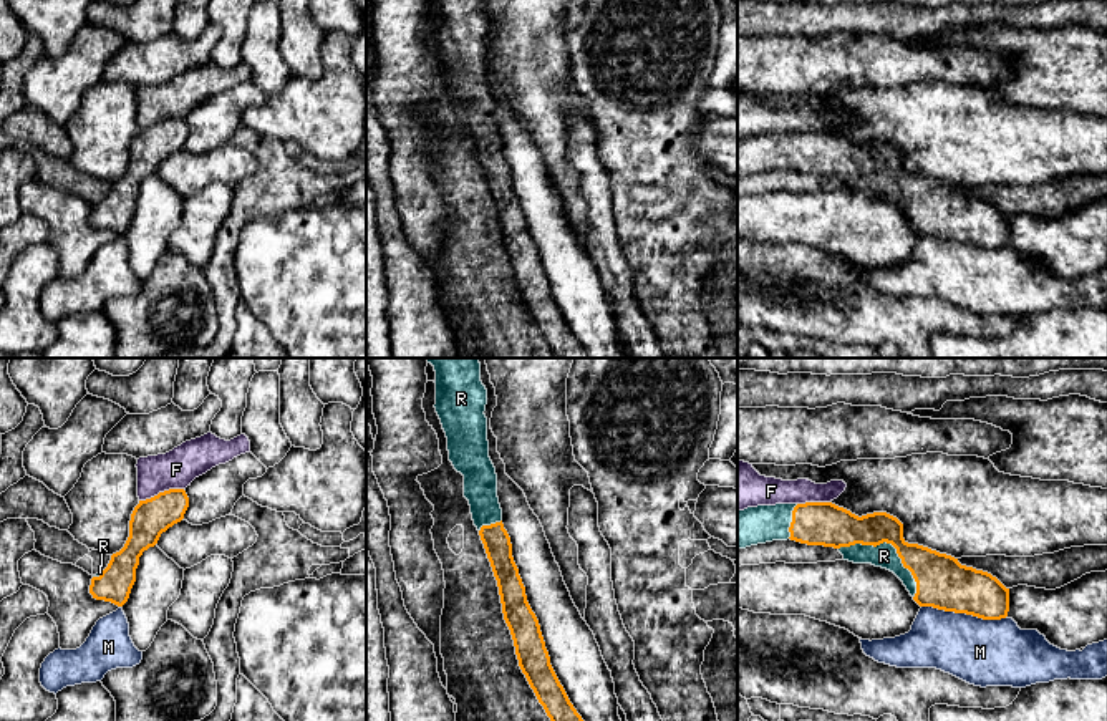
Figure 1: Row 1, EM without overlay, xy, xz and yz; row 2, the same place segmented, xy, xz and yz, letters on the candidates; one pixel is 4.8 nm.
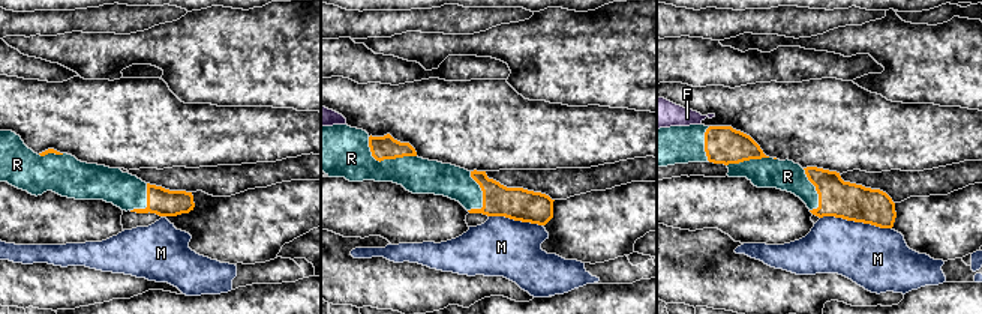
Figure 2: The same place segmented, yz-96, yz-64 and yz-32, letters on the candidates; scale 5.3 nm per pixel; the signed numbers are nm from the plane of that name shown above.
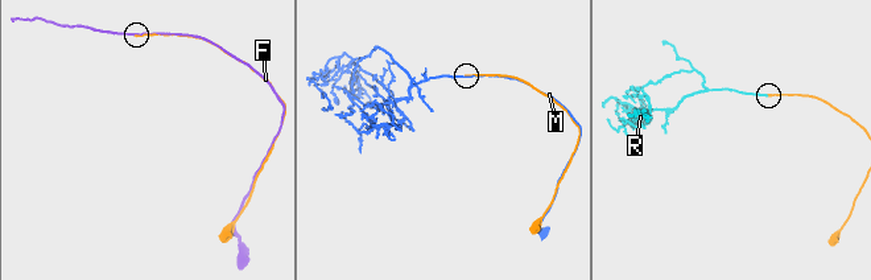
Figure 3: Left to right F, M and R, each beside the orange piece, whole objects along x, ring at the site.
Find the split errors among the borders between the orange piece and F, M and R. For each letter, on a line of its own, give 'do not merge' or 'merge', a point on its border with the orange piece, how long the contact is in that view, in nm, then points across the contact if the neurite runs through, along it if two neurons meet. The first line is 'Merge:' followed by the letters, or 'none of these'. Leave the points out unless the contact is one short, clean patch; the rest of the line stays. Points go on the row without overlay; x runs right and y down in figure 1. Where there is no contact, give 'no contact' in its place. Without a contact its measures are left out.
Merge: R
F: do not merge; meets orange in xy at (161, 121); contact 220 nm long
M: do not merge; meets orange in yz at (965, 241); contact 420 nm long
R: merge; meets orange in yz at (890, 171); contact 440 nm long

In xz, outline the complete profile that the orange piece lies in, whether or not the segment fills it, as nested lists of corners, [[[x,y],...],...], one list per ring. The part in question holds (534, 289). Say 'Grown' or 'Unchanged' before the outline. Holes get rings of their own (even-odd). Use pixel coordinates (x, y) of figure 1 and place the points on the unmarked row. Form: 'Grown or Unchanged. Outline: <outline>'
Grown. Outline: [[[436,0],[434,12],[434,36],[447,66],[449,90],[464,104],[464,126],[497,209],[519,295],[557,358],[588,358],[550,293],[539,249],[512,186],[497,126],[497,103],[489,86],[487,18],[481,0]]]

